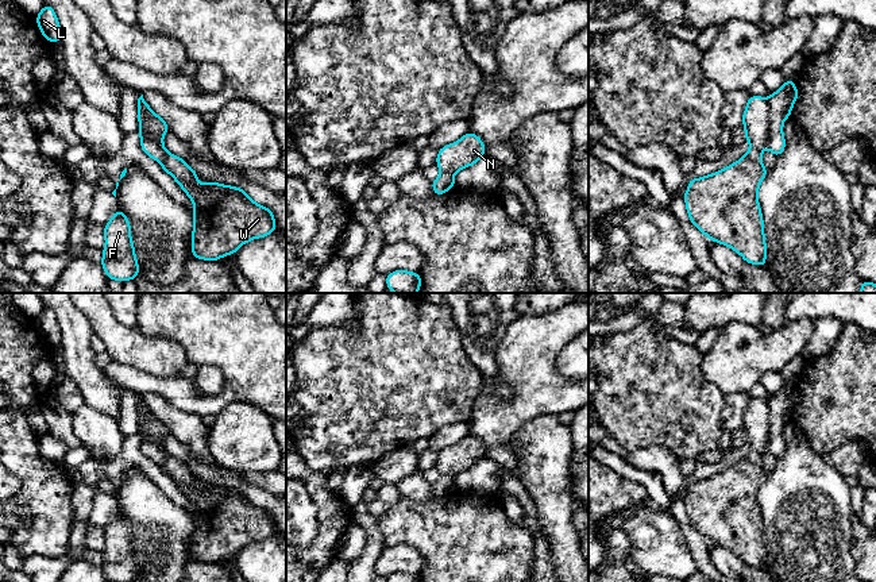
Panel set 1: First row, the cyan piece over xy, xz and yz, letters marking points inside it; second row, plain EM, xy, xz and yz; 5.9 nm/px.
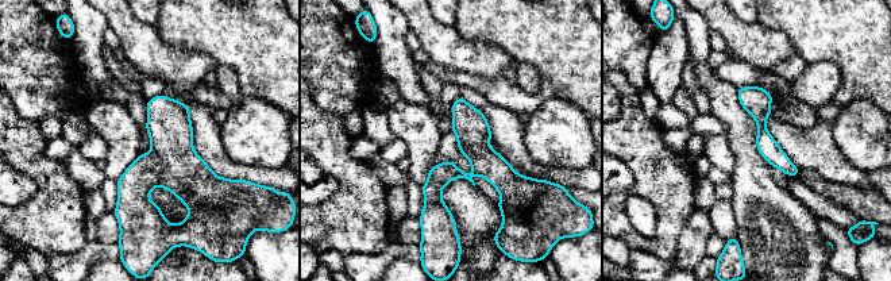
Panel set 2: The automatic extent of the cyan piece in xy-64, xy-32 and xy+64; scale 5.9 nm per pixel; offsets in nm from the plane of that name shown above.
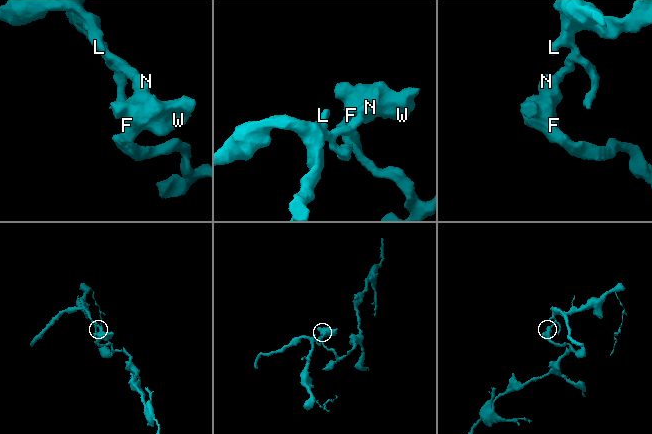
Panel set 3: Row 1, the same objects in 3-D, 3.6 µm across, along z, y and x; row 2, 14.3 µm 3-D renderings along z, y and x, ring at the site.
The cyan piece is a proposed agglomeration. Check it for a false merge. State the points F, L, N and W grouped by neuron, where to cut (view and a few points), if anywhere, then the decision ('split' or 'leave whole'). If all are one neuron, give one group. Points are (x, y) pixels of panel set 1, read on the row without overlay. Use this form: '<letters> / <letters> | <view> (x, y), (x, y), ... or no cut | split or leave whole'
F N W / L | yz (768, 403), (768, 440), (765, 447) | split

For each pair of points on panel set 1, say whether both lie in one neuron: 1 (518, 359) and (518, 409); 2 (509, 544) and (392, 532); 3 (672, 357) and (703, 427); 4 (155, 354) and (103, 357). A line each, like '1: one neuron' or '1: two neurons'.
1: one neuron
2: one neuron
3: one neuron
4: two neurons

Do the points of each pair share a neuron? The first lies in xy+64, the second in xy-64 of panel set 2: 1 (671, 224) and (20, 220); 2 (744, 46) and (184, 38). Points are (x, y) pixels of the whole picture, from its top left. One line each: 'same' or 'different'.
1: same
2: different

